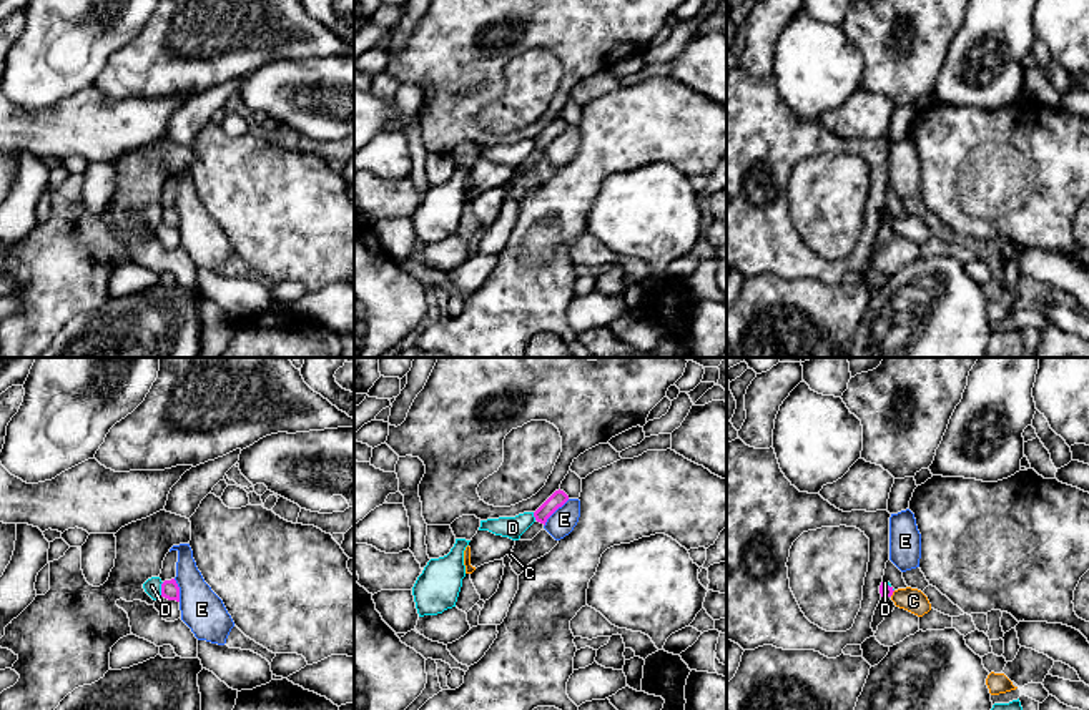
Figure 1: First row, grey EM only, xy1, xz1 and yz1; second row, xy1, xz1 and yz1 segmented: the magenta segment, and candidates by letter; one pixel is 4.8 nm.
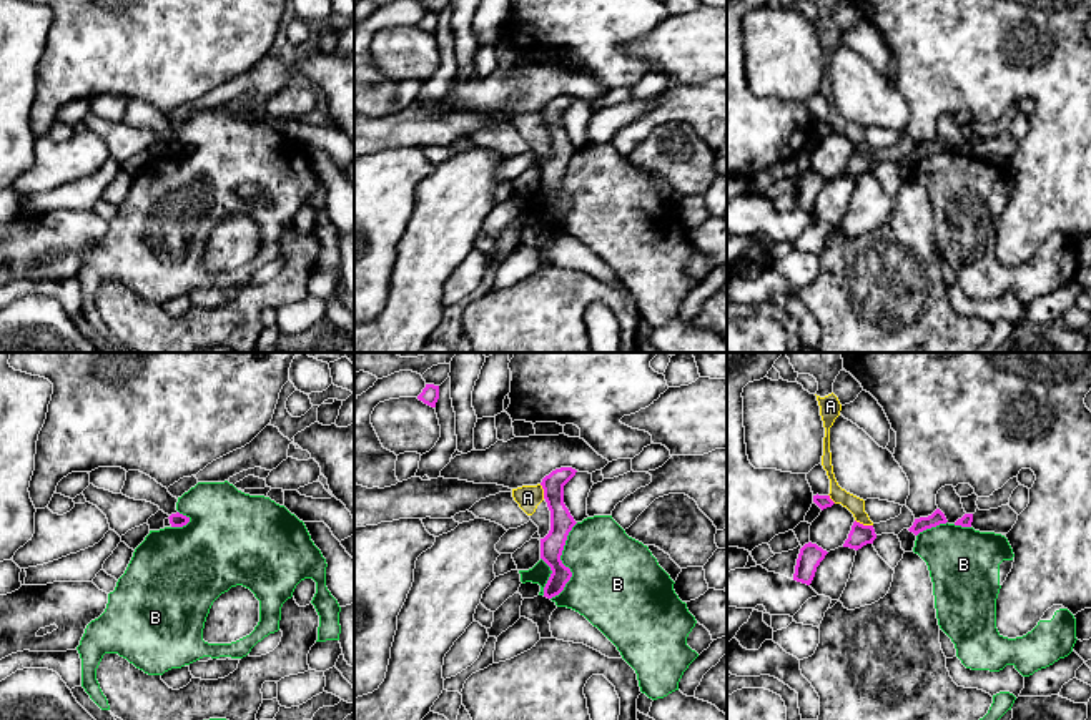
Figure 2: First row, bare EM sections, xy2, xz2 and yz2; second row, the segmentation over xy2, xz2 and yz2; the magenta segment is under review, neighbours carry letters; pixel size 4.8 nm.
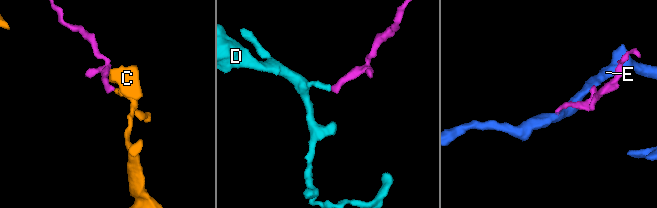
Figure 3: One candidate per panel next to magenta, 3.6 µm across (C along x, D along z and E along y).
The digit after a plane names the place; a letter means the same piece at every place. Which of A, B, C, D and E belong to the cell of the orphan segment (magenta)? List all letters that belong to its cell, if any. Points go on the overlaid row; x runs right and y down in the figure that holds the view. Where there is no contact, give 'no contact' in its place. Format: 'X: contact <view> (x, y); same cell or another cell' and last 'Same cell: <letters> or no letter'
A: contact yz2 (862, 524); another cell
B: contact xz2 (561, 562); another cell
C: contact yz1 (891, 594); same cell
D: contact xy1 (162, 589); another cell
E: contact xz1 (554, 511); another cell
Same cell: C

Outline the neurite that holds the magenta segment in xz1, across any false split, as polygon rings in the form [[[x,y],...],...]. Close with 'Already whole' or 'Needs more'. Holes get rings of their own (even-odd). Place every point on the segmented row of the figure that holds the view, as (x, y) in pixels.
[[[555,491],[535,512],[534,517],[537,522],[544,524],[547,519],[565,502],[569,500],[569,496],[564,491]]]. Already whole

